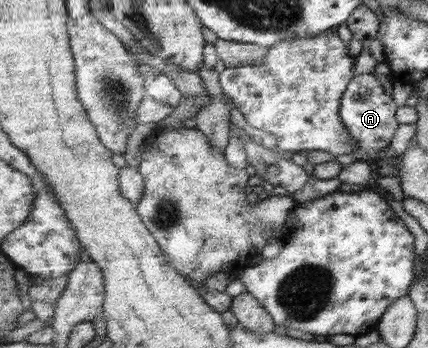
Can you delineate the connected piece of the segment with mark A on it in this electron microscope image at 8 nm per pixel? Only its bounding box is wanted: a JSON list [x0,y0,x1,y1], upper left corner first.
[340,73,400,161]

